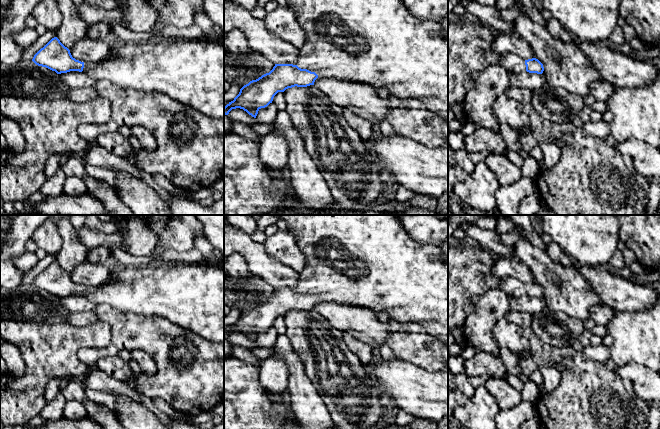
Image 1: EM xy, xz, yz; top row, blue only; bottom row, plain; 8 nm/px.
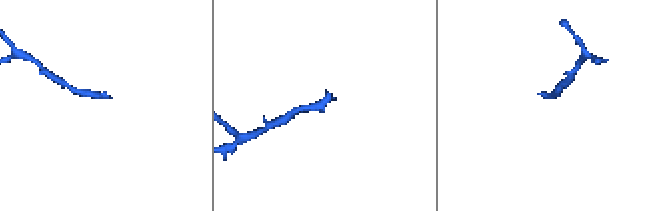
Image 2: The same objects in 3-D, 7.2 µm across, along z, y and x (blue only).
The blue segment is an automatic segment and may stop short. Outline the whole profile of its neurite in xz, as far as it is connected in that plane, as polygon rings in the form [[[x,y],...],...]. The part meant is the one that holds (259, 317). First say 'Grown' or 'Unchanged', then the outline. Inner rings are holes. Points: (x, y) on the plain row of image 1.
Grown. [[[279,215],[288,226],[288,229],[294,234],[298,245],[305,257],[304,269],[299,273],[299,282],[296,289],[293,288],[275,288],[273,293],[256,304],[250,305],[244,309],[239,318],[233,325],[224,331],[224,338],[228,339],[232,333],[240,332],[249,339],[256,342],[261,332],[267,331],[272,327],[274,320],[278,316],[284,316],[292,311],[307,311],[314,309],[315,304],[319,302],[336,302],[346,305],[355,305],[362,308],[371,309],[374,312],[386,311],[391,318],[397,320],[401,324],[414,323],[419,324],[425,330],[442,338],[448,337],[448,263],[442,256],[440,246],[432,244],[420,244],[413,240],[403,227],[398,215]]]

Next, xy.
Grown. [[[54,261],[34,279],[32,285],[57,298],[79,295],[95,304],[107,304],[118,311],[157,316],[204,339],[224,343],[224,267],[212,261],[160,267],[125,267],[112,272],[111,279],[99,287],[76,284],[70,274]]]

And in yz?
Grown. [[[448,241],[448,331],[457,326],[463,326],[467,316],[474,310],[471,299],[478,297],[489,289],[500,289],[508,297],[527,295],[542,298],[543,288],[536,282],[524,284],[515,278],[498,279],[491,268],[496,256],[479,245],[468,241],[462,246],[456,246]]]

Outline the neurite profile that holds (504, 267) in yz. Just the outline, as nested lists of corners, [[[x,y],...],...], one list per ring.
[[[496,257],[491,272],[498,279],[515,278],[524,284],[535,282],[530,269],[515,257]]]

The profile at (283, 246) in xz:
[[[278,230],[268,236],[263,245],[268,255],[281,264],[287,265],[298,273],[304,269],[305,257],[290,230]]]

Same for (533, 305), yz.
[[[526,294],[522,296],[510,296],[510,307],[514,311],[527,312],[530,314],[537,314],[545,309],[545,299],[537,297],[529,297]]]

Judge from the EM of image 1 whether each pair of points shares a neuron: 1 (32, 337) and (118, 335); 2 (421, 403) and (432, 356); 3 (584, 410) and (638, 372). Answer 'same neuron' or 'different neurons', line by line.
1: different neurons
2: different neurons
3: different neurons

